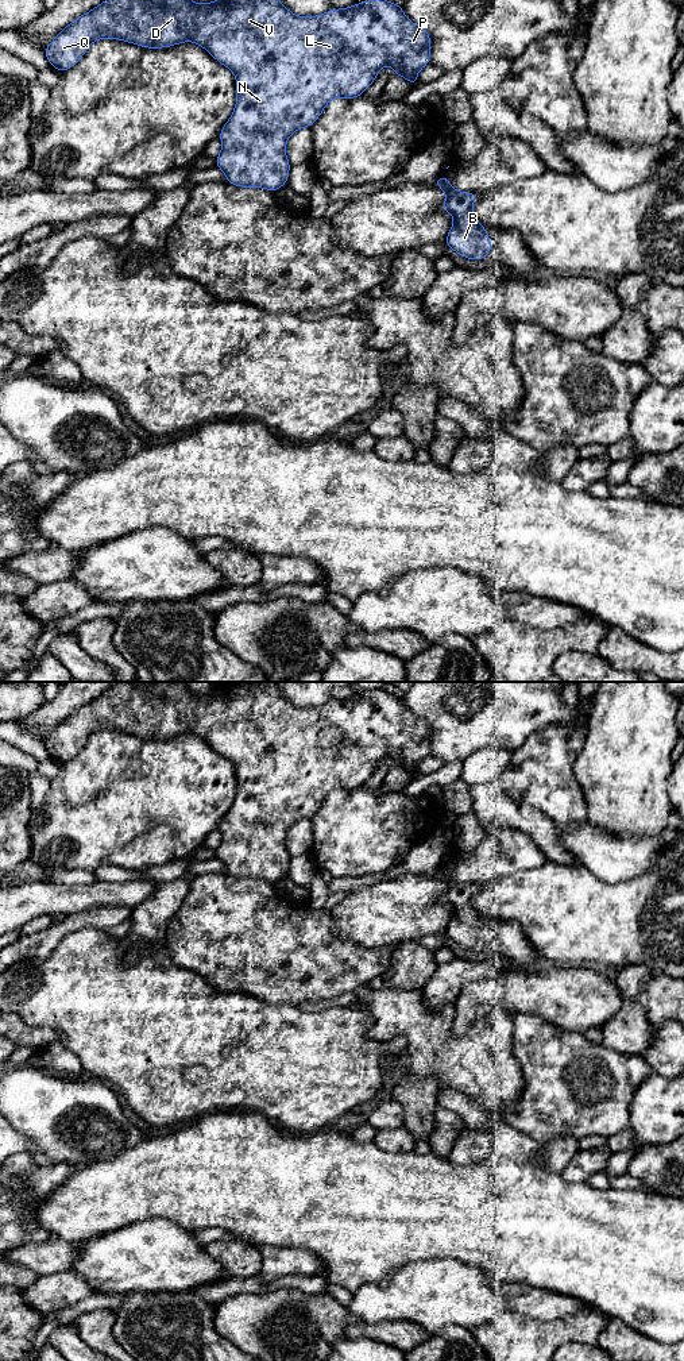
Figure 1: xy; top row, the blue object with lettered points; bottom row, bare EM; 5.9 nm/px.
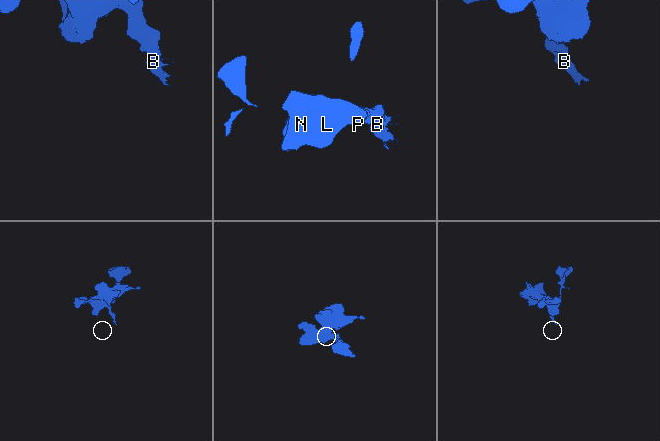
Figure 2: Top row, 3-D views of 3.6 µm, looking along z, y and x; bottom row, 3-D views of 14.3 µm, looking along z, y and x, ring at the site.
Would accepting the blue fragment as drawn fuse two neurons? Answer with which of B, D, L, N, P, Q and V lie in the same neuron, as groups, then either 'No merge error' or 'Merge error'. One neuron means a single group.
Groups: B D L N P Q V. No merge error

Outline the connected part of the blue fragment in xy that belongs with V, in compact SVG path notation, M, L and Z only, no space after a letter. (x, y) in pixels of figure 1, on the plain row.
M117 682L111 689L105 690L101 695L96 697L92 702L88 702L84 706L74 710L73 713L70 713L50 733L50 736L43 741L43 744L50 757L55 759L61 764L65 764L69 760L72 760L86 745L89 737L94 732L100 730L119 730L144 740L165 740L185 733L193 733L205 740L219 755L228 759L236 770L237 784L233 803L220 821L219 829L221 832L223 838L220 845L215 849L216 859L219 859L224 864L227 874L229 874L233 878L262 879L273 884L275 884L279 879L287 875L291 856L286 848L286 834L293 824L295 824L300 820L312 818L332 790L352 791L362 787L376 771L378 763L386 756L393 757L393 767L401 767L402 770L406 770L411 775L411 778L420 775L417 766L422 759L430 755L432 737L428 721L409 712L399 695L390 694L384 689L366 691L363 694L358 694L343 701L333 699L317 708L298 708L294 706L279 693L277 682L243 682L235 685L225 683L220 690L204 695L198 695L190 691L186 686L186 682L152 682L148 686L136 686L135 682Z

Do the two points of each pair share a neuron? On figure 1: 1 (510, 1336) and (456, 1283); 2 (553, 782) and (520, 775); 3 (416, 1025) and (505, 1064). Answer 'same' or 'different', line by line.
1: different
2: same
3: same

